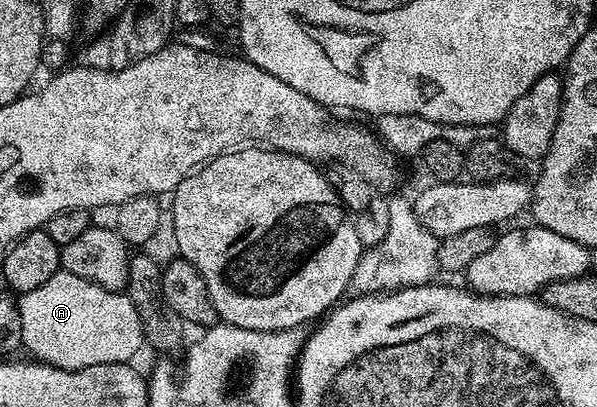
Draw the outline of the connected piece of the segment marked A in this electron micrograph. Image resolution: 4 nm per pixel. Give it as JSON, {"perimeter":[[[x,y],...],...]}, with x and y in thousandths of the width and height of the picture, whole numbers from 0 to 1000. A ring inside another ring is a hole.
{"perimeter":[[[112,663],[94,666],[65,710],[28,735],[39,789],[39,853],[57,885],[129,912],[156,897],[216,892],[245,850],[243,811],[214,722],[181,715]]]}

